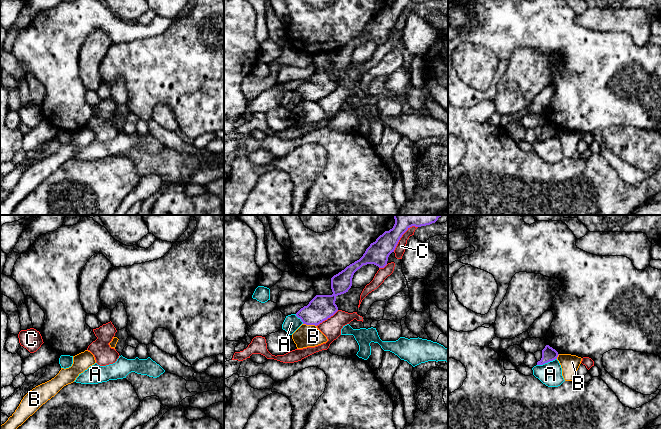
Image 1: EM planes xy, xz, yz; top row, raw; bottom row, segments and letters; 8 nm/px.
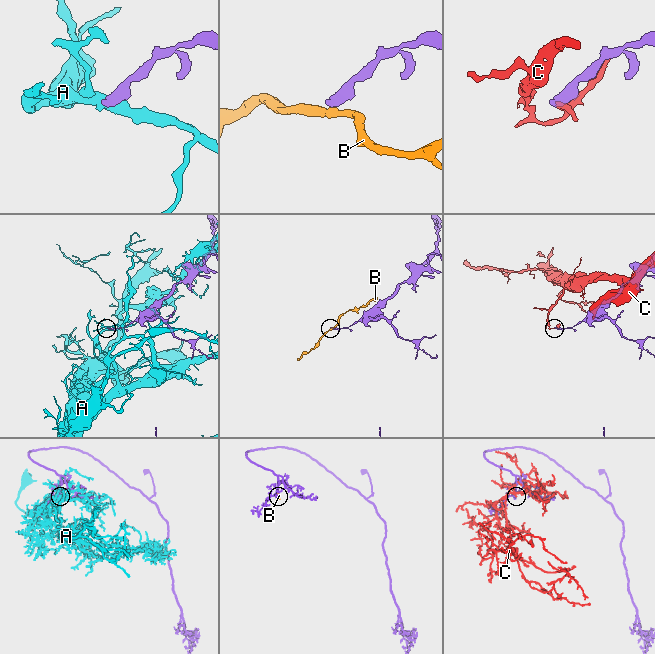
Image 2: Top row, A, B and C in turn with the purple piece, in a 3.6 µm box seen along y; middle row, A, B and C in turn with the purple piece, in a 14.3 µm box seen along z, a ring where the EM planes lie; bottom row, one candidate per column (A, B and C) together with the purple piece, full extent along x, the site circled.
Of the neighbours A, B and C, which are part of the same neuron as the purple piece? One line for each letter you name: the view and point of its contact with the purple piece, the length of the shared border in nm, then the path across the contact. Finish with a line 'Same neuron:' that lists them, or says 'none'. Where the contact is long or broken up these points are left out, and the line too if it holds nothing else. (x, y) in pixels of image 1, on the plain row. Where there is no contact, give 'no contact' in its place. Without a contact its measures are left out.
Same neuron: none

